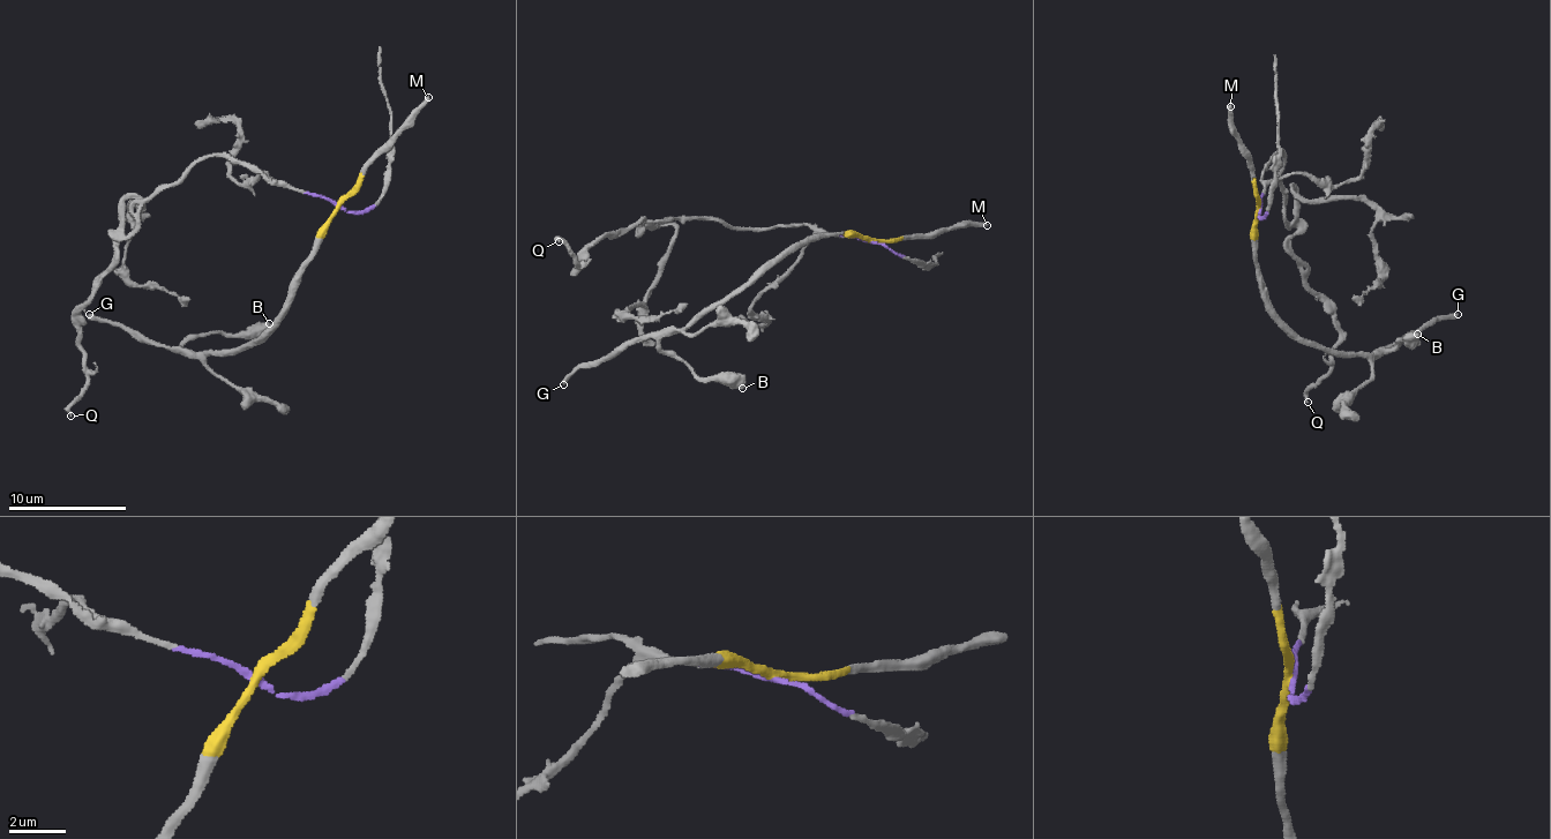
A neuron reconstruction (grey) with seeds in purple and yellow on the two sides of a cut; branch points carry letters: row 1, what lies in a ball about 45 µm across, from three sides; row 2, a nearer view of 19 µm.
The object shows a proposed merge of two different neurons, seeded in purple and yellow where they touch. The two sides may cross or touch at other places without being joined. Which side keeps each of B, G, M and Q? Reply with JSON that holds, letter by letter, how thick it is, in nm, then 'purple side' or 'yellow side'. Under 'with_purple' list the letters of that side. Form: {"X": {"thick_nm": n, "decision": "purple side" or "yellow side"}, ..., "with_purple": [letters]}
{"B": {"thick_nm": 600, "decision": "yellow side"}, "G": {"thick_nm": 280, "decision": "yellow side"}, "M": {"thick_nm": 280, "decision": "yellow side"}, "Q": {"thick_nm": 240, "decision": "purple side"}, "with_purple": ["Q"]}

